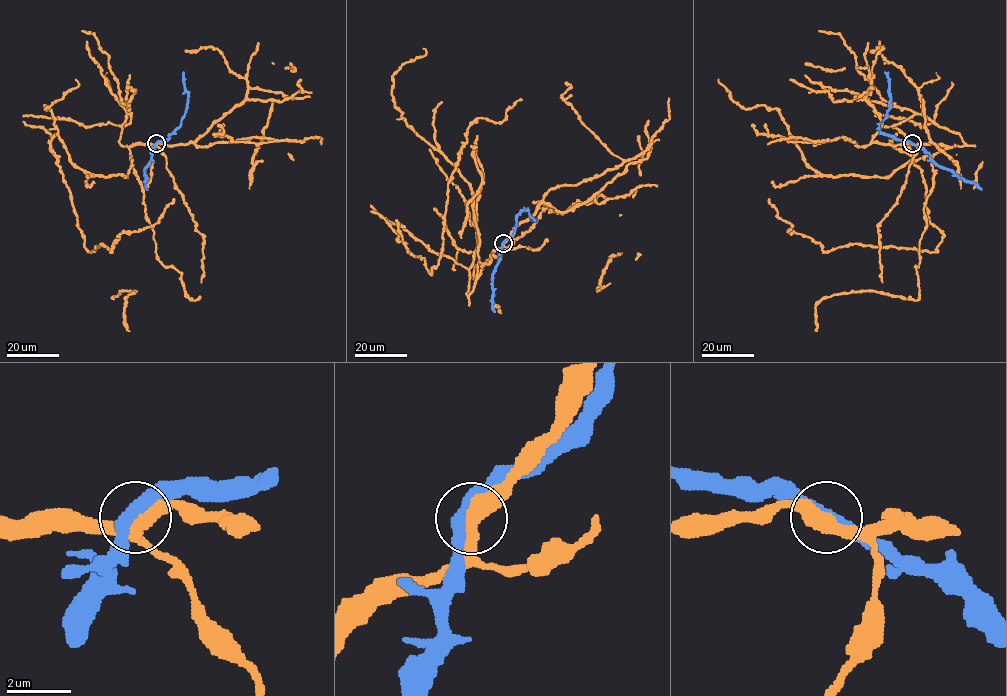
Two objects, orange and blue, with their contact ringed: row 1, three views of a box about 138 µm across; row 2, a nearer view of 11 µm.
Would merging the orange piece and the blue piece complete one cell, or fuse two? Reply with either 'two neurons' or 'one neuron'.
one neuron

